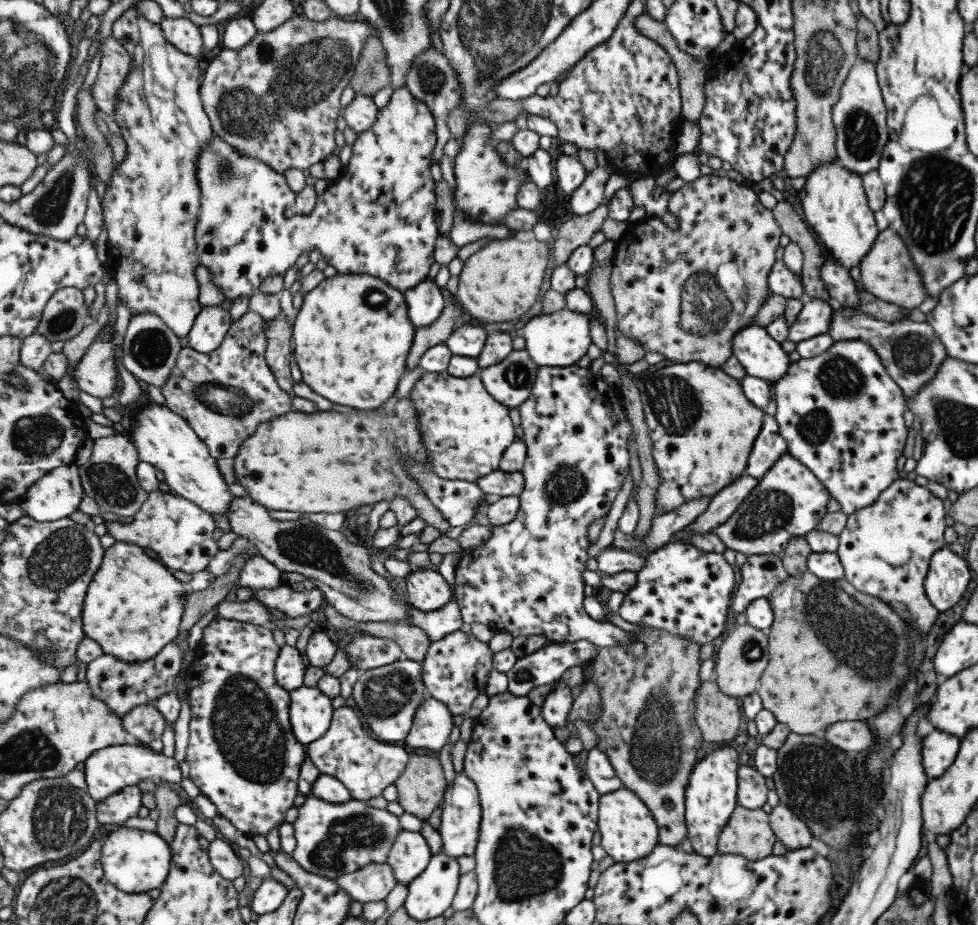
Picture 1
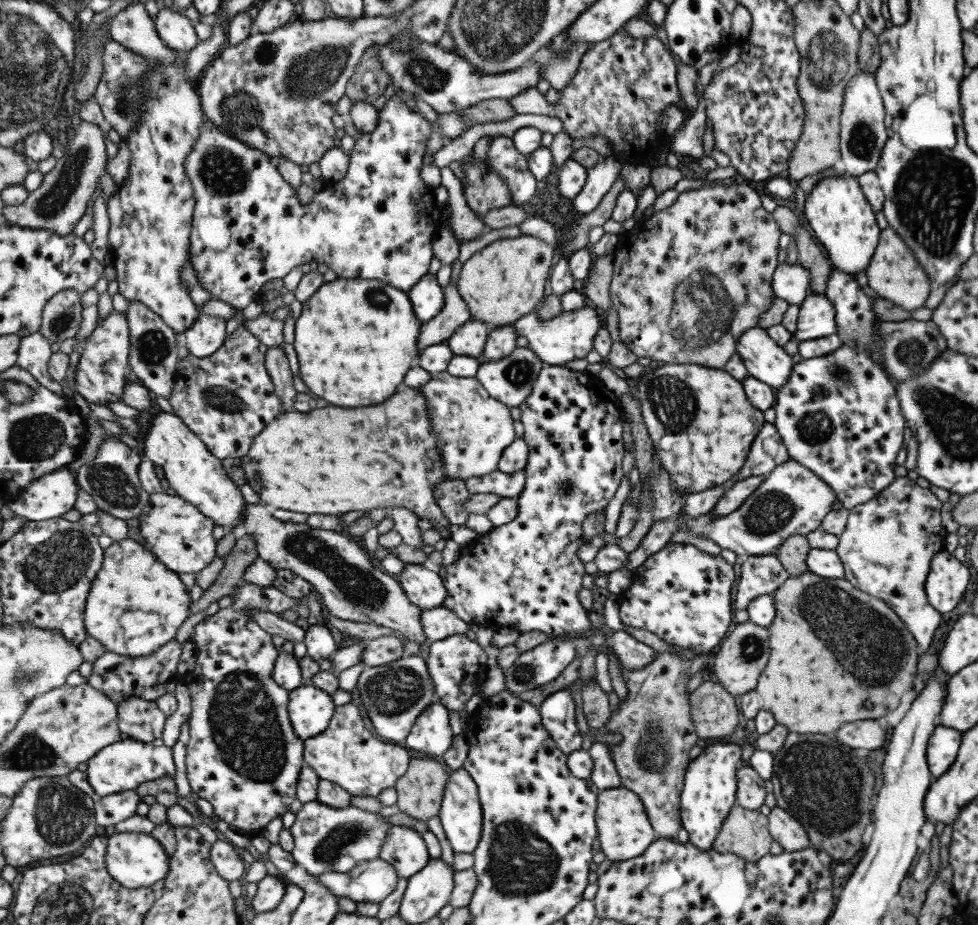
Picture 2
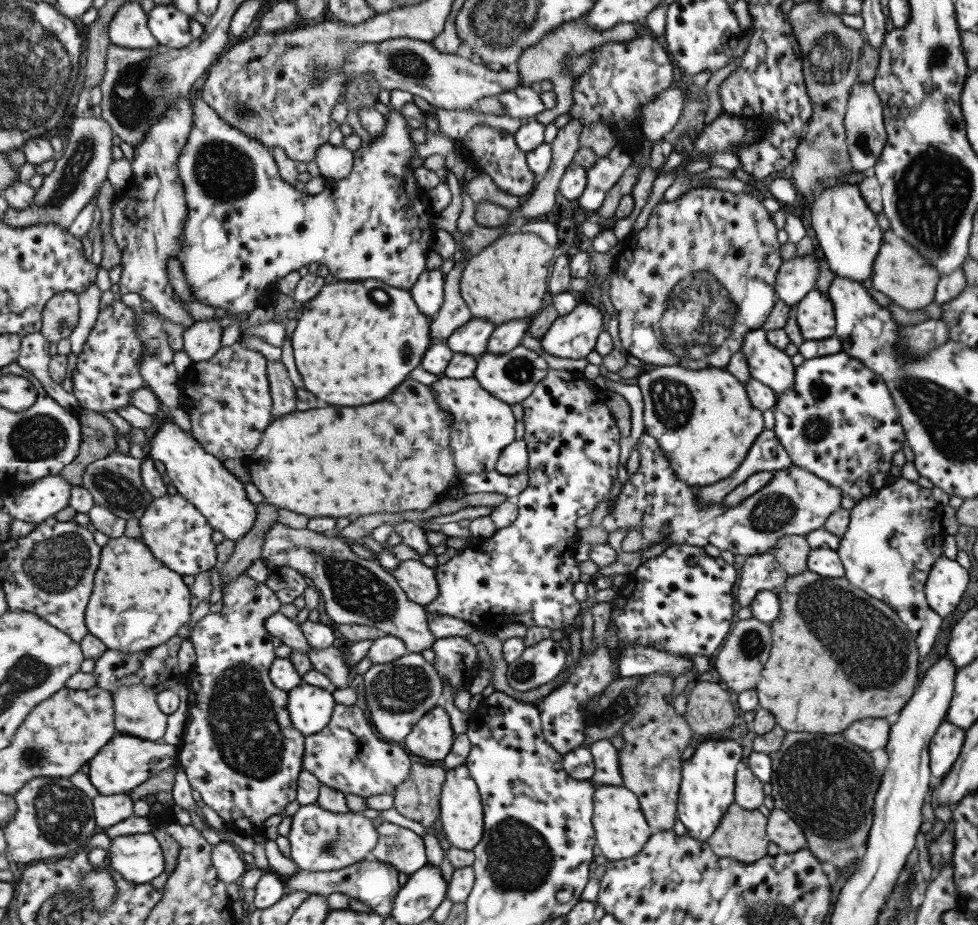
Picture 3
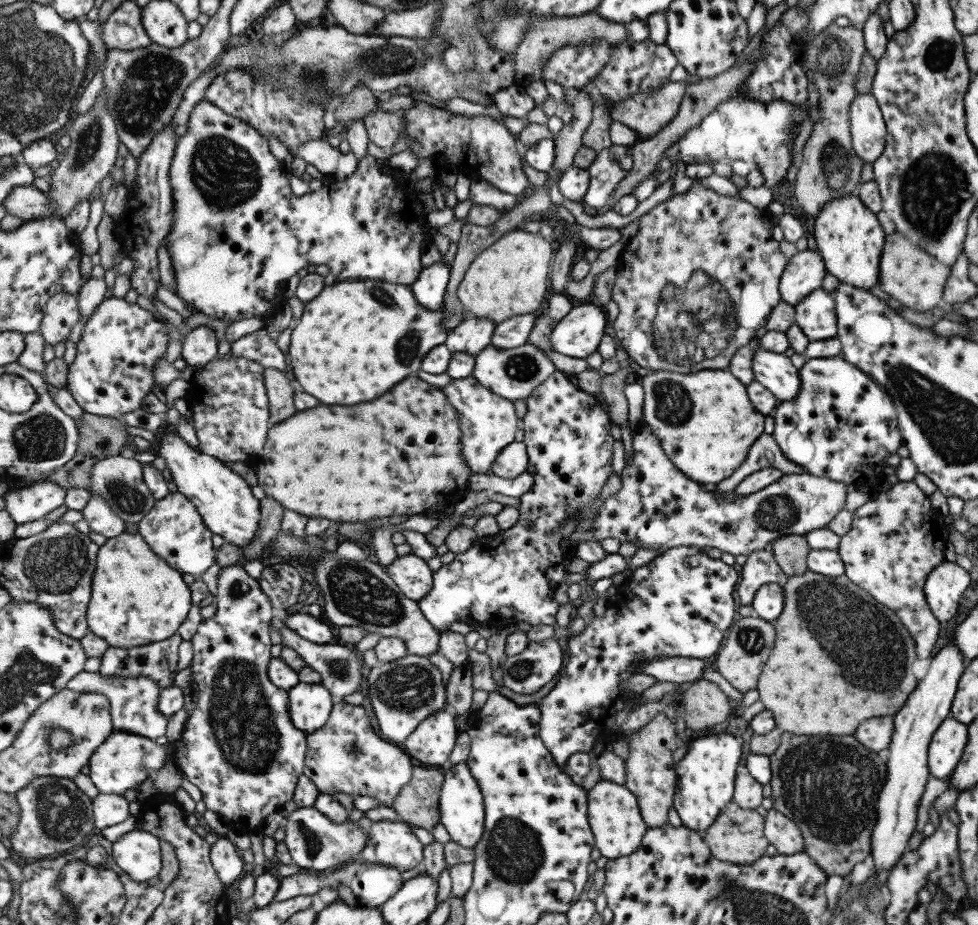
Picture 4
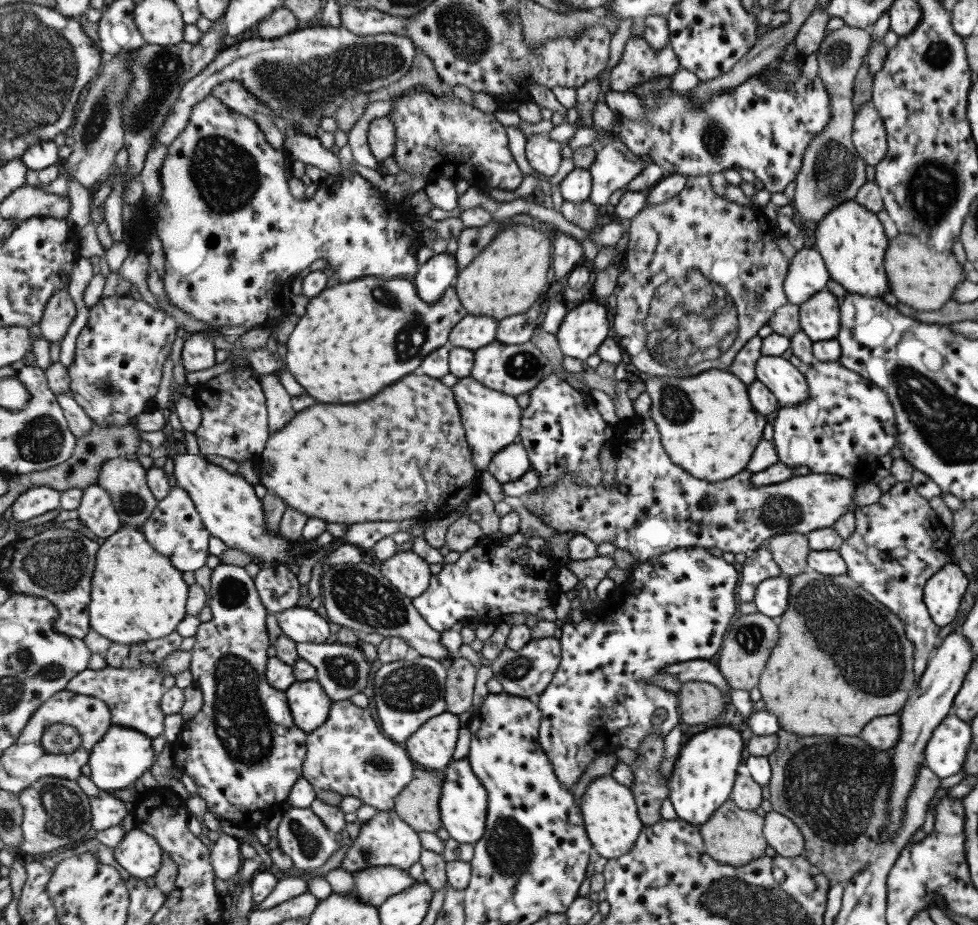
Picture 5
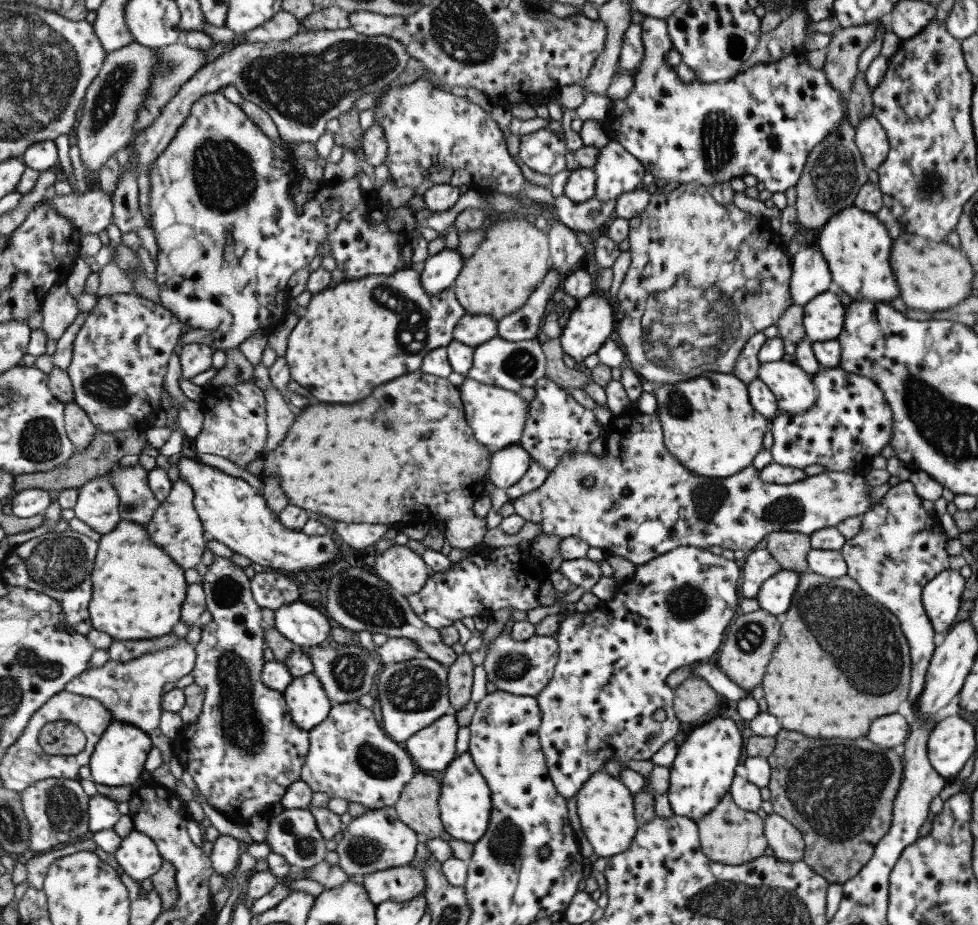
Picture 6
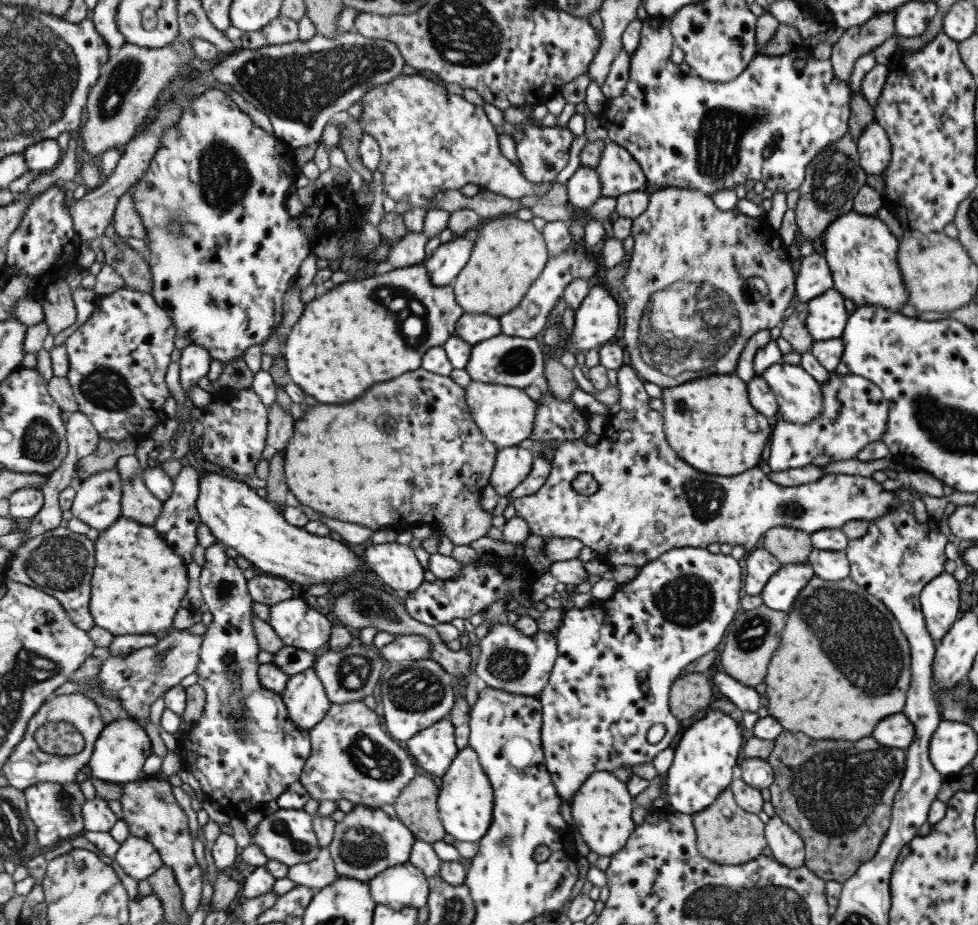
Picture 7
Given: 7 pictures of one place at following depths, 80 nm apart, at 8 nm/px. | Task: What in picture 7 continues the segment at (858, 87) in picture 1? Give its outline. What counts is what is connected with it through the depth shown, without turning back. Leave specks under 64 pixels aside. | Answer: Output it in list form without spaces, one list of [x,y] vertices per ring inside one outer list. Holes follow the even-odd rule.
[[[875,121],[865,126],[856,140],[859,166],[866,175],[881,176],[890,159],[891,145],[881,126]]]

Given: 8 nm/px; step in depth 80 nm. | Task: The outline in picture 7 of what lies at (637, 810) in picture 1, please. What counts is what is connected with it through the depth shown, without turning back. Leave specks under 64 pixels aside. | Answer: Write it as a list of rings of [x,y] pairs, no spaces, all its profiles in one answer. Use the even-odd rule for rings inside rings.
[[[607,770],[593,773],[585,781],[579,792],[573,796],[571,809],[574,823],[581,830],[584,842],[590,851],[599,856],[610,857],[619,853],[636,830],[636,822],[631,820],[631,812],[635,812],[631,804],[631,794],[627,794],[625,784]]]

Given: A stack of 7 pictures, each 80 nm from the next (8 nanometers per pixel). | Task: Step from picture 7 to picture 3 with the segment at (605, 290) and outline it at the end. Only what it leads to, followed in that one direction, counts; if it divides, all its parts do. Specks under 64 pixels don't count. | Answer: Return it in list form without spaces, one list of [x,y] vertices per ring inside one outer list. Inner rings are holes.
[[[581,302],[573,312],[560,316],[547,335],[538,341],[544,352],[551,356],[587,359],[595,352],[606,326],[605,310],[598,303]]]

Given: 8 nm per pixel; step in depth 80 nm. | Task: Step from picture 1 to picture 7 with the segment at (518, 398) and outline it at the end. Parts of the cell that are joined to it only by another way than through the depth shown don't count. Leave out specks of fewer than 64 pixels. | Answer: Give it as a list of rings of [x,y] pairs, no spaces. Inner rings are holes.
[[[501,334],[474,346],[466,370],[475,381],[521,389],[538,385],[545,392],[550,388],[546,377],[547,355],[548,349],[543,347],[541,338],[527,339]]]

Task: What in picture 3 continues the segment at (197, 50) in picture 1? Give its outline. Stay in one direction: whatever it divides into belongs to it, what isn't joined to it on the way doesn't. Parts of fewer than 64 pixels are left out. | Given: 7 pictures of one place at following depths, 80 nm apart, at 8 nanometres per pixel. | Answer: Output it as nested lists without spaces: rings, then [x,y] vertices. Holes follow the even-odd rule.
[[[173,2],[155,5],[148,12],[149,25],[161,45],[180,49],[192,44],[192,19]]]

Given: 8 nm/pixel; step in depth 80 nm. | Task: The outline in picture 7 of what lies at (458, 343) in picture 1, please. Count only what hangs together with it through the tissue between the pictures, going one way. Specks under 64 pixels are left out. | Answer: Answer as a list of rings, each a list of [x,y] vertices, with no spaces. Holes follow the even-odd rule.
[[[465,313],[457,321],[456,335],[463,338],[471,346],[500,336],[502,332],[500,317],[488,314]]]

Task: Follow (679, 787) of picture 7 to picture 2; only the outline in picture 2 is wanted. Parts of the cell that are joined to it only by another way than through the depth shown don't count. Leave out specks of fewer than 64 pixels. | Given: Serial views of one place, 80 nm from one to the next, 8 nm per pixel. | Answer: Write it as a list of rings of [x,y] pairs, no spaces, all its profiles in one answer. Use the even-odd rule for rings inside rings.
[[[738,742],[701,744],[700,753],[686,766],[683,777],[684,785],[679,795],[681,827],[689,835],[688,842],[701,852],[711,850],[711,844],[713,844],[723,820],[727,818],[729,810],[735,805],[735,773],[740,766],[739,757],[742,749]]]

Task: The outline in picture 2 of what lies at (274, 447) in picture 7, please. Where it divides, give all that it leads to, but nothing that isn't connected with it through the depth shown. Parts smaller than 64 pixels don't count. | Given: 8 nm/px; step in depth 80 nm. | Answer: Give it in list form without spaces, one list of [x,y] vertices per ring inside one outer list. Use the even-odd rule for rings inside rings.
[[[281,347],[268,348],[266,363],[269,375],[272,376],[272,381],[276,386],[277,395],[283,401],[285,412],[290,411],[295,406],[297,390],[293,384],[293,372],[291,372],[285,350]]]

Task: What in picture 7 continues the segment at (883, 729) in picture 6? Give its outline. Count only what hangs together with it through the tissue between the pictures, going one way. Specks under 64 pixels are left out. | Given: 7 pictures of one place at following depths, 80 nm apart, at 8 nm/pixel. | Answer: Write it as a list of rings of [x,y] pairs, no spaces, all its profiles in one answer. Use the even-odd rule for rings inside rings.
[[[897,712],[877,724],[871,738],[886,747],[907,748],[914,737],[914,726],[902,713]]]

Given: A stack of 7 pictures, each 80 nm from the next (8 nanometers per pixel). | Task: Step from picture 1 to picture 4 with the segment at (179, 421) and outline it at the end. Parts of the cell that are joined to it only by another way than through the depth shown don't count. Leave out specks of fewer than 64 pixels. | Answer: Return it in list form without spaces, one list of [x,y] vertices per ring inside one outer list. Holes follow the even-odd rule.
[[[169,428],[157,441],[156,456],[165,460],[177,490],[192,500],[207,528],[235,546],[243,548],[254,542],[262,519],[261,503],[253,496],[245,478],[235,474],[227,464],[213,455],[203,454],[199,448],[193,449],[179,434],[174,433],[173,428]]]

